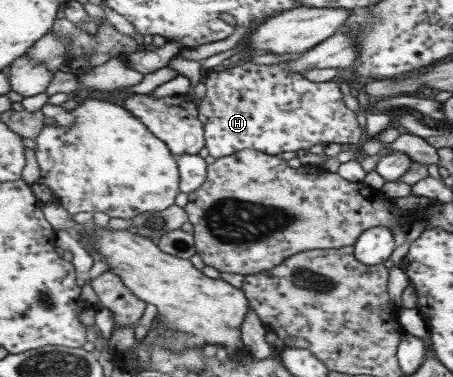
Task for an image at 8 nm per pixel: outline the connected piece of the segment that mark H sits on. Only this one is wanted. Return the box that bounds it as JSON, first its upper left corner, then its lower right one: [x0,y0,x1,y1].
[198,60,365,159]

